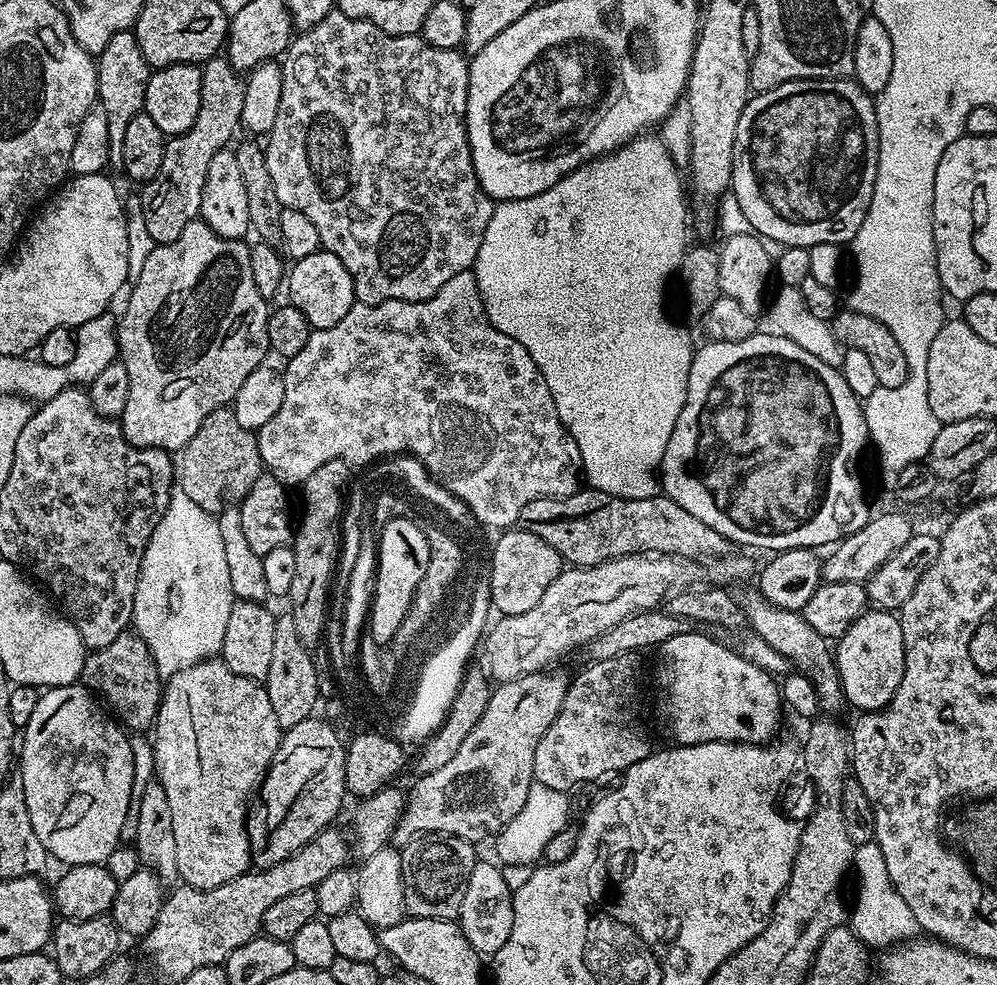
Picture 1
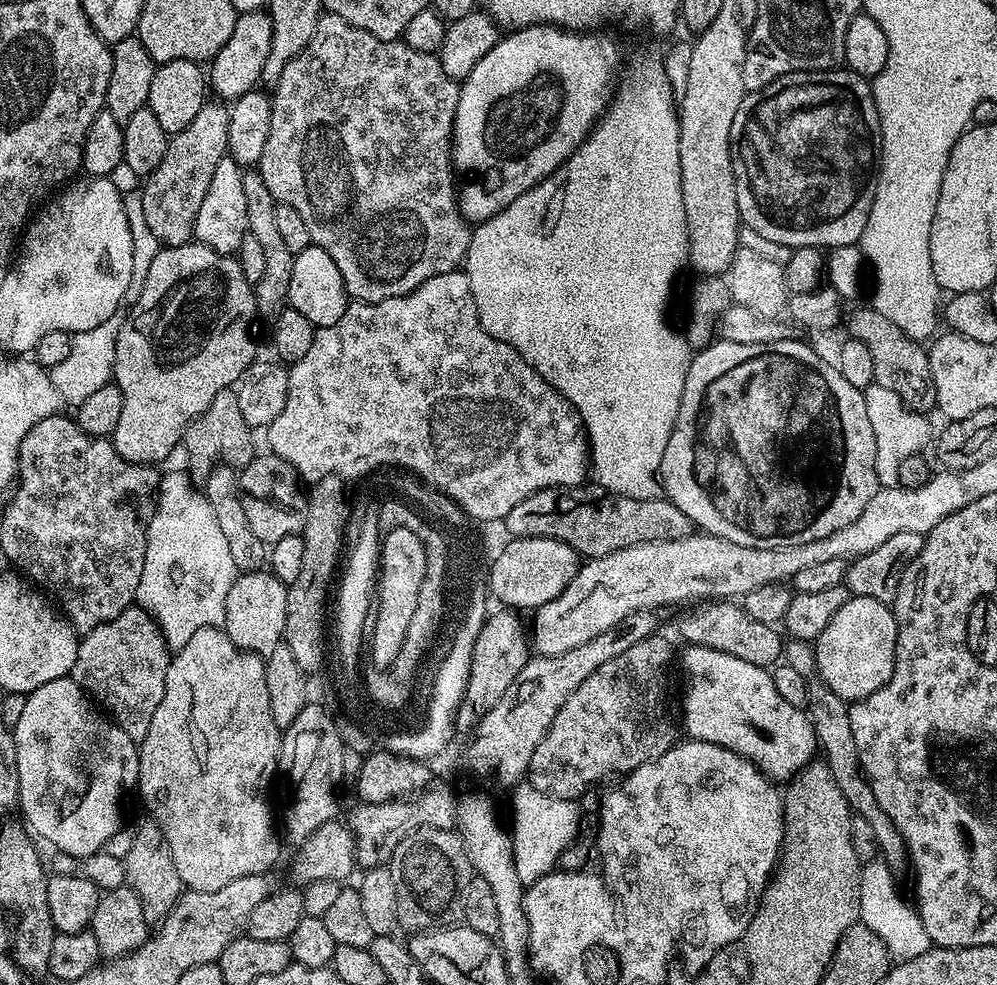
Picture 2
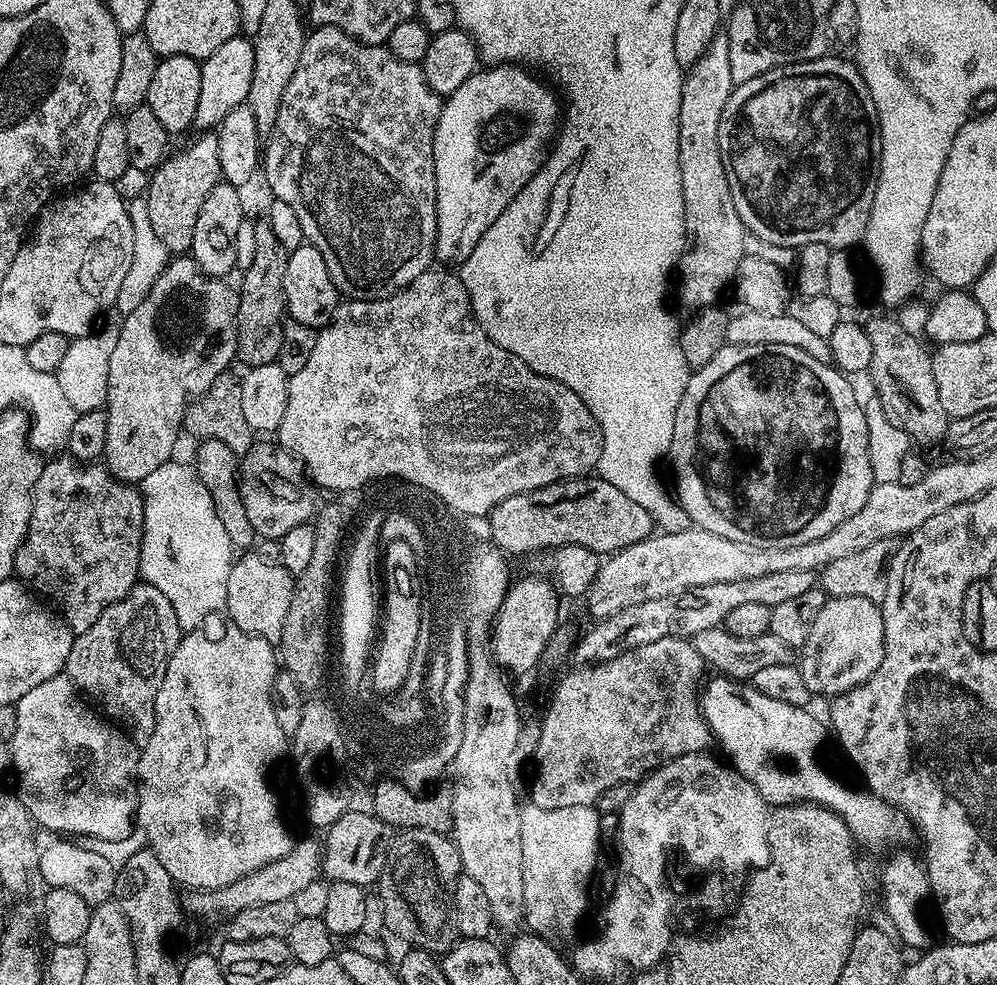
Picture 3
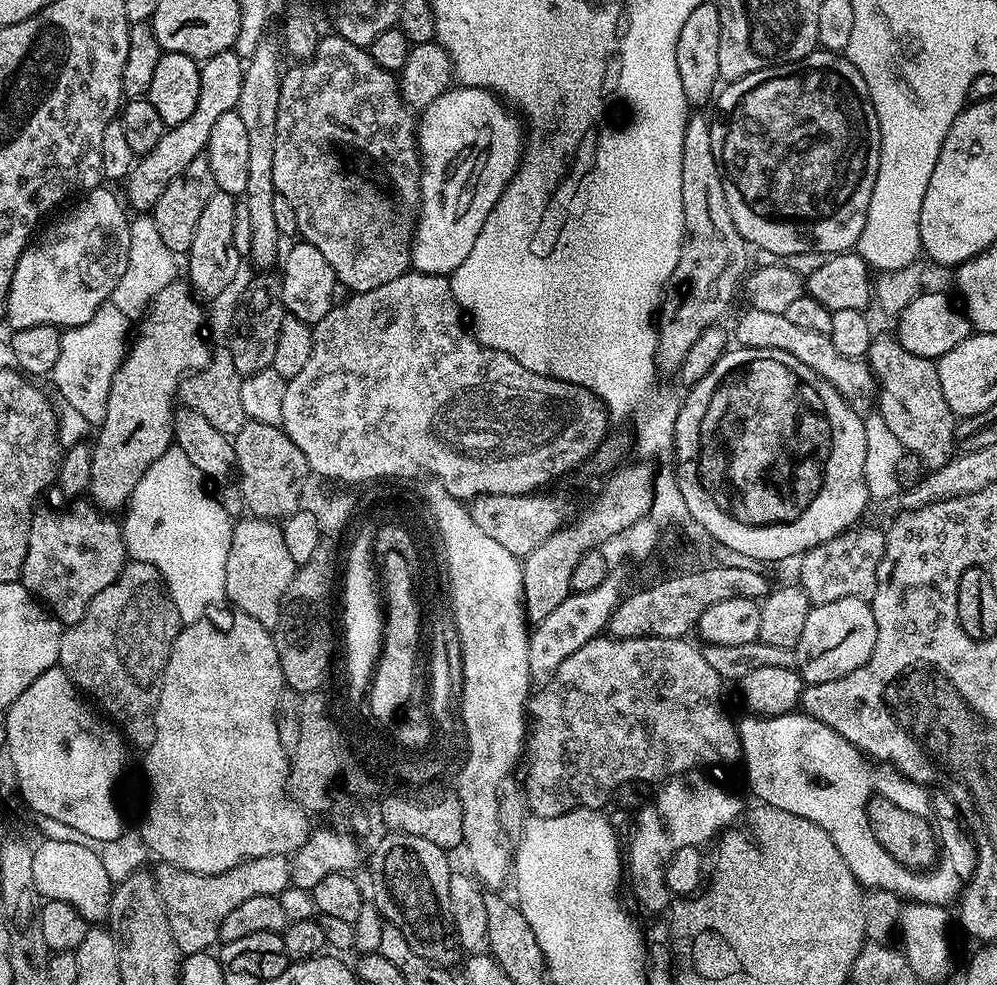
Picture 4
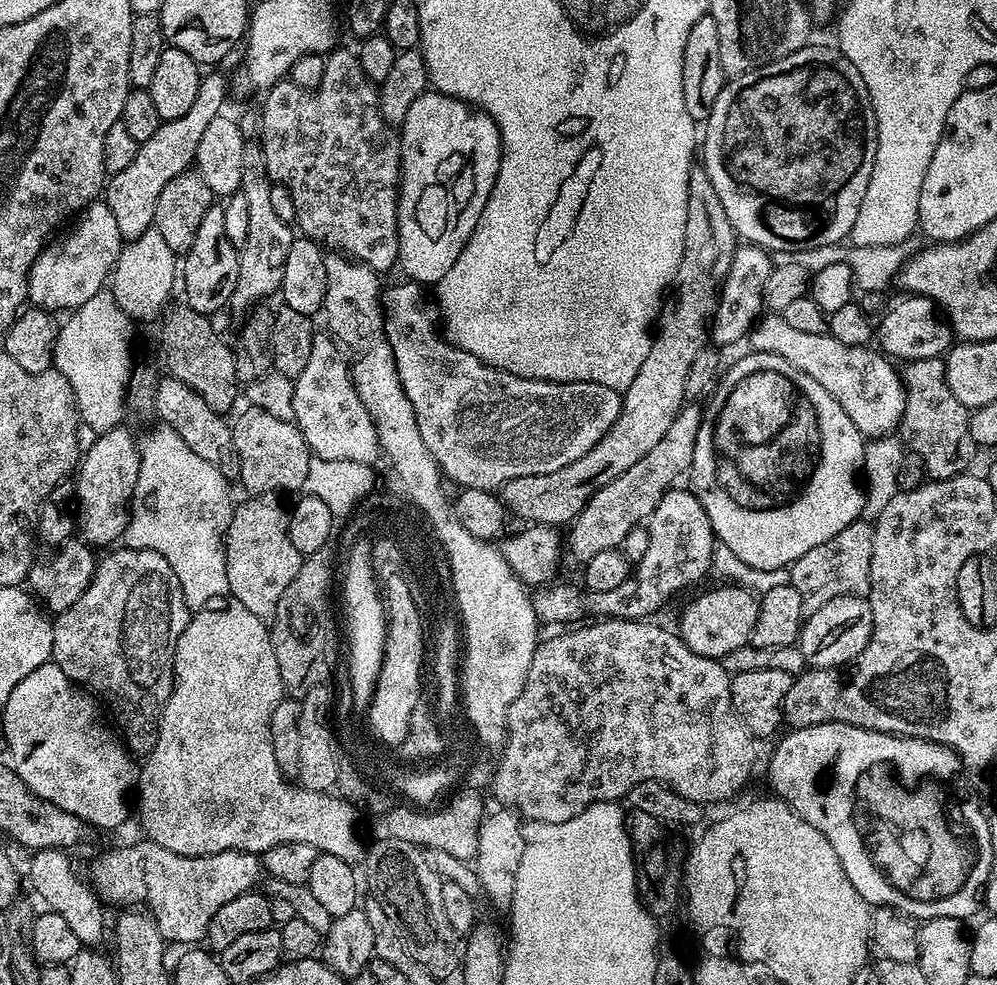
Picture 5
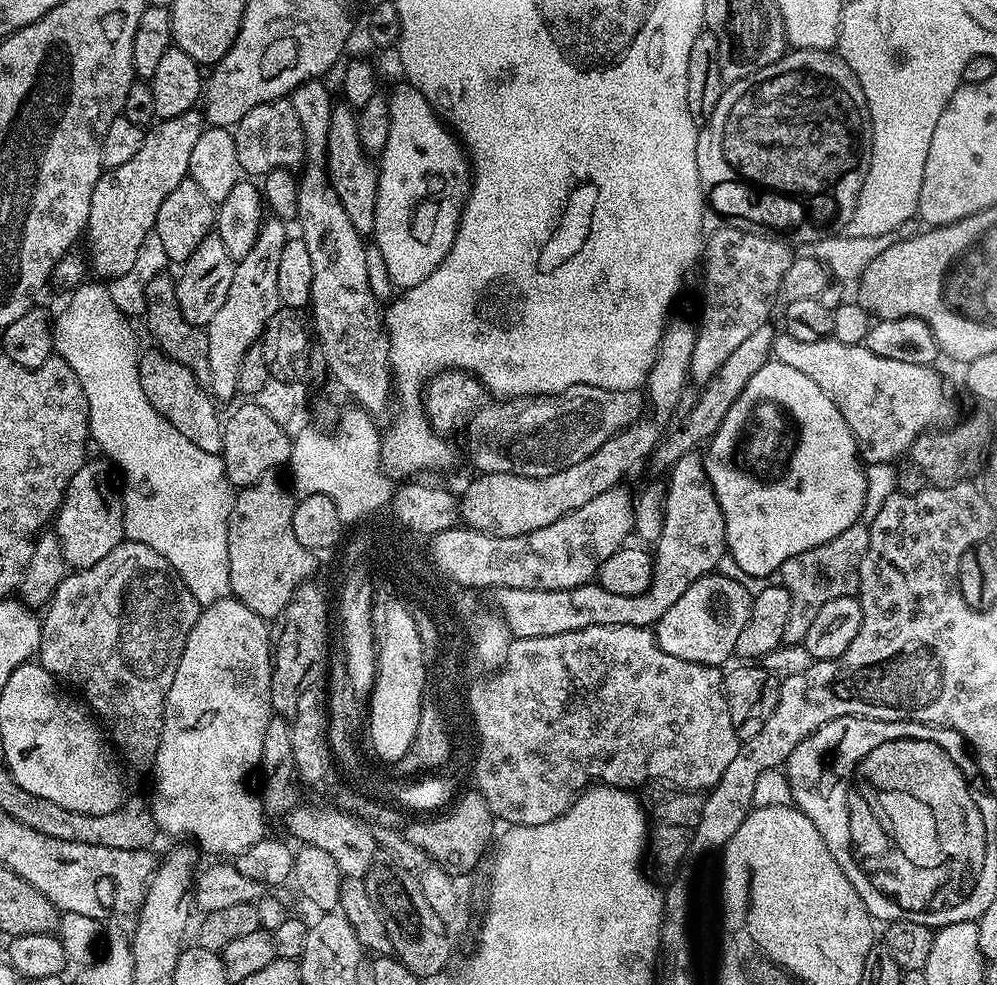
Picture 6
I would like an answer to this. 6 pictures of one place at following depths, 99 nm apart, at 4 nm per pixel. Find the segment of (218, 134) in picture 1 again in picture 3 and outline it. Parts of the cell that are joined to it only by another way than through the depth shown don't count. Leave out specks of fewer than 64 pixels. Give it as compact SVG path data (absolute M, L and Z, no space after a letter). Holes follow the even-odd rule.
M204 130L199 133L197 140L192 140L181 152L173 151L163 162L158 165L156 171L151 173L146 191L148 209L150 210L150 226L157 232L159 240L166 245L170 254L184 254L189 251L194 242L194 225L198 223L198 213L202 211L202 202L214 190L216 184L221 183L222 162L218 162L218 138L216 132Z

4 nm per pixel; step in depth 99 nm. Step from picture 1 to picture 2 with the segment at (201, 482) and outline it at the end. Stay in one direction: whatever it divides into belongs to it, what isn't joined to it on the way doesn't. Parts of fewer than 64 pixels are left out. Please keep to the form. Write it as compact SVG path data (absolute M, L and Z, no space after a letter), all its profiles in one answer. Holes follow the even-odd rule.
M232 388L222 390L214 402L198 418L190 422L184 432L183 451L188 451L188 464L193 481L204 482L217 464L229 464L232 468L243 470L257 455L258 448L252 445L254 429L242 418L242 409L238 407L238 398Z

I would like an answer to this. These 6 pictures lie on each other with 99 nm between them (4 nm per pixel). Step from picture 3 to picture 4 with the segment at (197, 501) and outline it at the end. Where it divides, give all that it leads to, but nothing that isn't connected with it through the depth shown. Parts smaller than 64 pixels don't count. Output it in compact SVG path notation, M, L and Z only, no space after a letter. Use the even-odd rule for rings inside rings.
M173 446L166 450L166 454L162 454L162 458L158 458L158 462L154 462L154 466L150 466L150 470L146 470L146 474L142 474L122 516L124 545L129 557L146 562L158 570L164 580L164 587L168 589L168 597L178 610L181 625L193 624L226 597L226 558L230 558L234 520L223 503L219 499L215 500L204 489L204 484L206 477L198 470L198 466L194 466L194 462L190 462L180 448Z

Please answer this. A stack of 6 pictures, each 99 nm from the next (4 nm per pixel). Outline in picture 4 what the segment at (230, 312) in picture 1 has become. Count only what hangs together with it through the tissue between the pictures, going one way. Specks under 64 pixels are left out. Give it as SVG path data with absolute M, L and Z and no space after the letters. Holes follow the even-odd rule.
M177 278L170 286L163 288L158 293L158 298L149 306L144 319L139 321L140 337L131 341L124 361L114 374L106 414L103 422L98 425L97 432L100 433L92 444L90 486L87 490L91 503L110 514L116 514L116 511L119 513L127 505L142 474L146 474L146 470L150 470L150 466L154 466L154 462L158 462L158 458L162 458L162 454L166 454L166 450L173 447L172 403L177 403L182 377L193 370L205 368L212 361L213 349L208 348L203 336L204 308L199 302L201 303L183 279Z

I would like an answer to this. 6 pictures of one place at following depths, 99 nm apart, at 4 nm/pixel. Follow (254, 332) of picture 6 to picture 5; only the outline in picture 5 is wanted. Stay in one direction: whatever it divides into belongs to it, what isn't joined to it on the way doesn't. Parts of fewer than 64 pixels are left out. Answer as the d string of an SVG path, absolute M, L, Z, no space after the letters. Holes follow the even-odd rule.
M252 142L242 154L242 182L239 195L246 198L246 210L250 219L246 222L246 242L238 249L238 286L230 301L231 311L247 313L253 306L259 305L267 296L276 296L280 291L282 270L286 266L286 254L294 239L292 224L282 222L270 203L270 190L274 187L270 174L266 170L266 158L259 143Z

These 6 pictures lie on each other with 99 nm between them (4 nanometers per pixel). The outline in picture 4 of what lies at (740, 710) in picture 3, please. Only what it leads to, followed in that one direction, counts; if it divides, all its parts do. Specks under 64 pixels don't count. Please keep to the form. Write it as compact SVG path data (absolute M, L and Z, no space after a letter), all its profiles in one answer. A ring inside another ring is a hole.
M800 710L787 712L781 716L744 714L744 717L739 717L738 729L740 733L740 755L742 757L742 765L744 764L744 772L748 775L748 788L760 799L757 801L769 808L781 808L790 814L798 814L802 818L810 818L810 822L822 826L822 830L826 830L826 834L830 834L834 846L838 846L838 854L842 854L842 858L846 858L846 866L850 866L850 870L856 875L856 879L860 881L865 889L881 888L882 890L890 890L895 896L901 897L908 902L942 904L945 906L951 905L951 900L953 903L963 892L968 879L976 871L976 845L972 843L969 833L962 827L961 821L951 811L949 811L950 813L936 812L929 820L924 816L920 816L920 792L922 792L922 788L916 781L909 780L907 776L896 771L895 768L887 763L873 762L863 752L859 752L850 742L846 742L846 738L842 738L842 734L830 730L830 726L818 722L813 716L807 715Z

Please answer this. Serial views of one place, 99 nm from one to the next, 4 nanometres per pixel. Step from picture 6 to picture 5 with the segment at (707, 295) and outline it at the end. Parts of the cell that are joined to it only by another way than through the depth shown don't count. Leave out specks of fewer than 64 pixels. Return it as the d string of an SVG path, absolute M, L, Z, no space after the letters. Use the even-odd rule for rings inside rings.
M747 242L737 247L730 262L730 270L726 274L723 286L720 287L720 300L716 304L716 312L710 321L710 340L713 345L721 346L720 344L732 344L735 340L743 341L752 331L752 325L765 311L764 287L772 270L772 258L765 249Z

